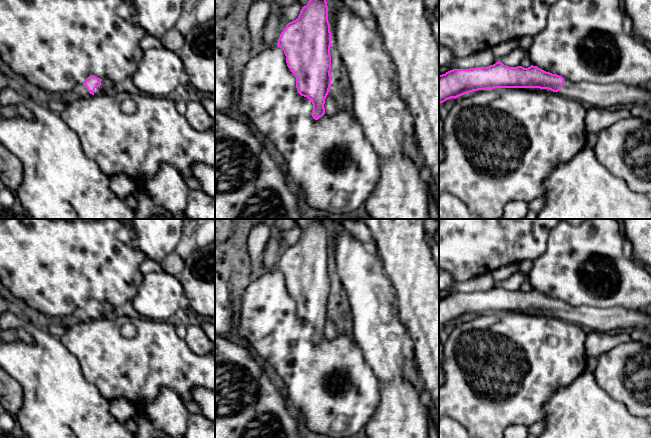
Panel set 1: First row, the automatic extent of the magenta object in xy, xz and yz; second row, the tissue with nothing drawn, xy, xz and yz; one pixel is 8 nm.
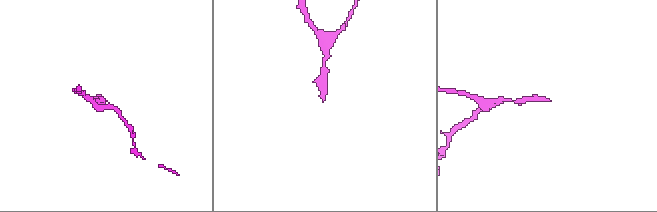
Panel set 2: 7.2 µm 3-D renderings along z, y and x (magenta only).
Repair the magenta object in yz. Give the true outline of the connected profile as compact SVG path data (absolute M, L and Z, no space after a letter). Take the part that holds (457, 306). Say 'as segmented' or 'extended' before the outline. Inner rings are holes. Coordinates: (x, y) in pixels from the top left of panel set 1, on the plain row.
extended; M498 285L487 291L453 293L439 299L439 327L464 318L494 312L540 312L579 325L587 331L640 330L651 337L651 313L645 310L571 306L537 290L509 291Z

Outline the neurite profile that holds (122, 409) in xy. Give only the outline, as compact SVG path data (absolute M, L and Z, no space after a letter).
M118 398L113 400L110 405L111 415L121 423L126 423L133 419L138 410L136 405L125 398Z

